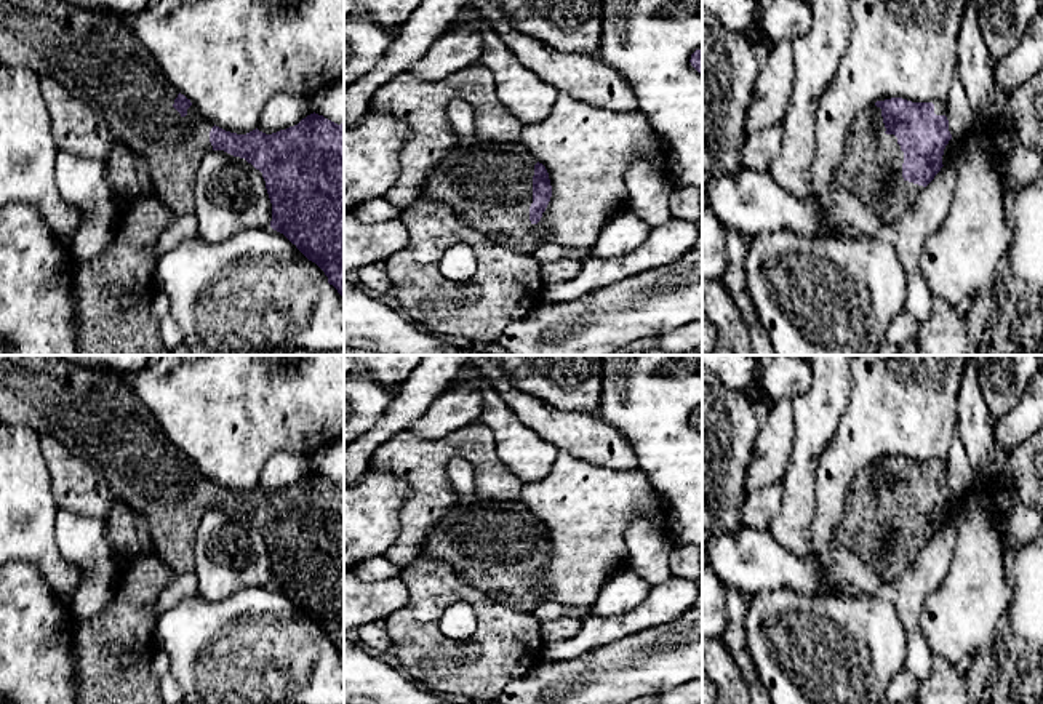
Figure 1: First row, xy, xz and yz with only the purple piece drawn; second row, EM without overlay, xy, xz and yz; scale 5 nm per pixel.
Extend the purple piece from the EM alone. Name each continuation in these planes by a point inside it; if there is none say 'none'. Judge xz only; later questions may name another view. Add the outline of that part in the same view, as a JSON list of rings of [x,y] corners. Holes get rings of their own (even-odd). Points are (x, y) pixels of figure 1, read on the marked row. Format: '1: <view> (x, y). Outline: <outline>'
1: xz (488, 184). Outline: [[[522,142],[458,144],[427,176],[421,195],[451,206],[493,243],[533,254],[544,243],[529,221],[536,163]]]

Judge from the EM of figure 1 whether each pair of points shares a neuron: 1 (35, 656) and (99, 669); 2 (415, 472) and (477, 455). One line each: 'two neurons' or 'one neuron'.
1: two neurons
2: one neuron

